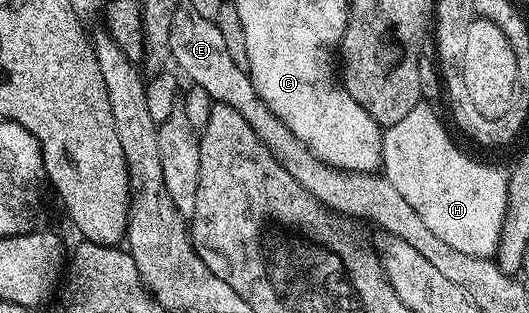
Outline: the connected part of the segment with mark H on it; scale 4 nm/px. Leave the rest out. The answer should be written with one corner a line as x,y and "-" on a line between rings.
423,100
418,101
416,107
408,115
404,115
399,123
387,126
383,130
383,176
386,176
392,187
415,208
417,215
427,225
428,231
433,232
438,239
464,254
491,258
497,252
503,219
506,217
509,174
505,170
502,172
492,165
480,163
466,155
453,143
439,112
430,111
428,107
424,107

